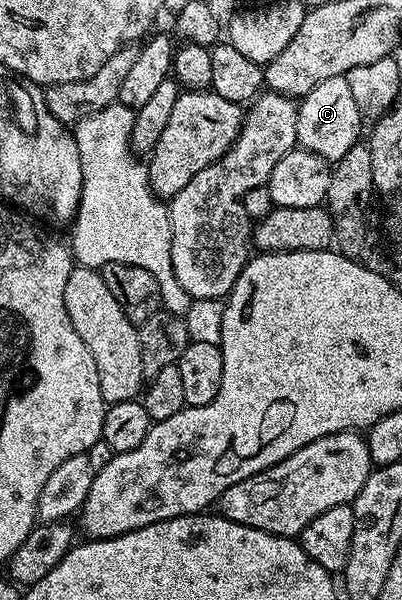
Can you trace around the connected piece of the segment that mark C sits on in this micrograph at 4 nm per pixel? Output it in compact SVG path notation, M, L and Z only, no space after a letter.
M332 77L328 81L320 81L320 85L301 96L298 103L298 147L303 151L323 155L327 161L337 161L359 142L358 134L362 131L362 123L364 124L364 117L356 100L352 98L352 89L348 89L346 78Z

